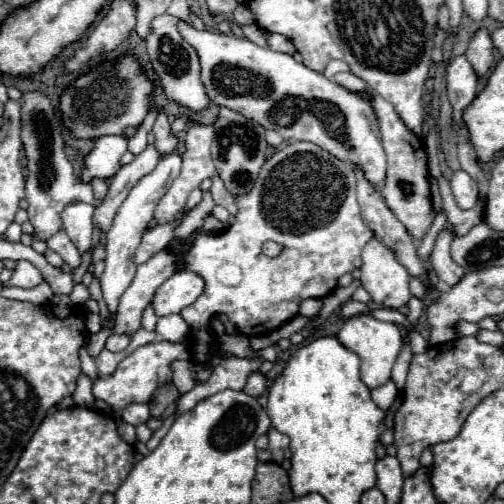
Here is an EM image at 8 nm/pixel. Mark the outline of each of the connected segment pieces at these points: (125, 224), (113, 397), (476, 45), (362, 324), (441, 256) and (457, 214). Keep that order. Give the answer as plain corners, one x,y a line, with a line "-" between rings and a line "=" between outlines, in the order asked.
167,154
161,158
161,162
157,164
157,168
143,176
137,186
131,190
131,194
127,196
127,200
121,204
121,208
117,210
117,216
113,220
111,230
107,232
107,258
105,258
105,272
101,274
101,290
103,290
103,298
107,302
107,308
111,314
115,314
119,298
123,296
125,288
129,288
133,276
135,276
135,262
133,262
133,254
141,242
141,234
143,230
149,226
151,218
153,218
153,210
157,206
157,202
161,200
161,196
169,190
169,186
173,184
173,180
177,178
181,170
181,156
175,154
=
153,342
153,344
145,344
141,348
137,348
133,354
129,354
121,364
119,368
115,370
115,374
111,374
109,378
97,378
93,382
93,396
97,400
103,400
107,402
117,416
121,416
121,410
131,404
131,402
149,402
151,394
171,382
173,378
173,370
171,370
171,364
175,360
191,360
193,354
189,350
187,344
175,344
175,342
=
479,28
471,36
465,56
473,64
479,76
487,74
493,68
493,44
491,44
491,34
487,28
=
359,314
359,316
349,318
341,326
341,330
337,334
337,340
345,348
349,348
351,352
355,352
361,358
361,380
363,380
363,384
369,390
379,388
381,384
385,384
391,378
393,362
395,362
395,358
399,354
399,348
403,344
401,332
399,332
399,328
395,324
391,324
391,322
379,322
373,316
369,316
369,314
=
443,230
437,240
435,240
435,246
433,246
433,252
431,252
431,264
433,264
433,270
437,272
439,280
445,284
445,286
453,286
457,284
457,280
461,280
461,276
465,274
465,270
461,266
457,266
451,256
449,256
449,244
455,236
447,230
=
439,176
439,190
441,190
441,196
443,196
443,206
445,206
447,220
449,220
451,226
455,226
455,232
459,236
463,236
469,228
473,228
473,226
483,222
483,212
485,212
485,200
483,198
473,208
461,210
461,208
457,208
455,200
451,196
449,182
443,176

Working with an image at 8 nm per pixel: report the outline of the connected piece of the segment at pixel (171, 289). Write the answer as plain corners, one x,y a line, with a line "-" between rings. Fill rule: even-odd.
175,272
169,280
165,280
153,298
153,310
157,316
169,316
181,312
189,304
193,304
203,292
203,280
193,272

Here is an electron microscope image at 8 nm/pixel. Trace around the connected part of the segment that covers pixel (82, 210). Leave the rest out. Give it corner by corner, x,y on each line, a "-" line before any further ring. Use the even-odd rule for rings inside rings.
77,202
69,204
61,214
63,228
81,254
93,250
93,222
91,222
93,210
95,208
91,204

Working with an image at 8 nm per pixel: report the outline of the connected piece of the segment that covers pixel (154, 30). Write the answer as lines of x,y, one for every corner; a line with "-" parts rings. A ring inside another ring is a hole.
161,14
153,18
151,32
147,36
147,50
151,56
151,68
157,78
157,84
165,90
167,98
175,100
177,104
189,108
189,110
203,110
209,104
209,98
205,94
205,88
199,78
199,56
191,44
185,44
181,40
181,34
177,32
177,16

